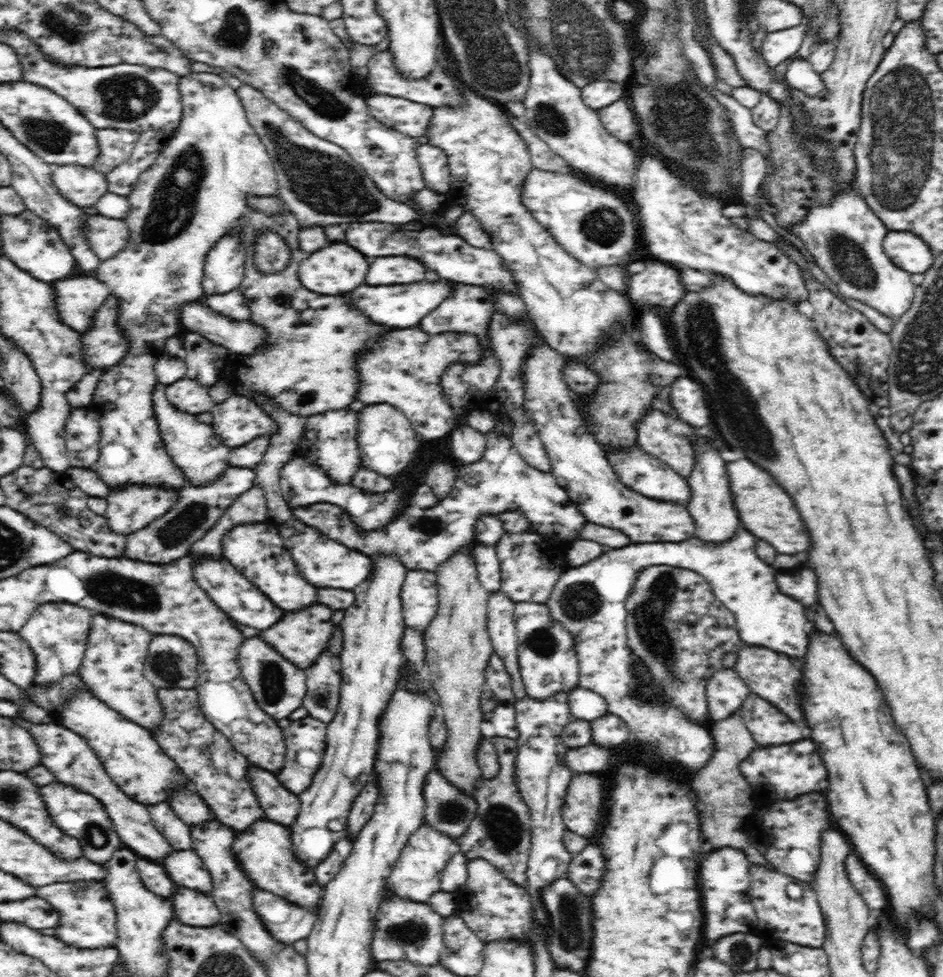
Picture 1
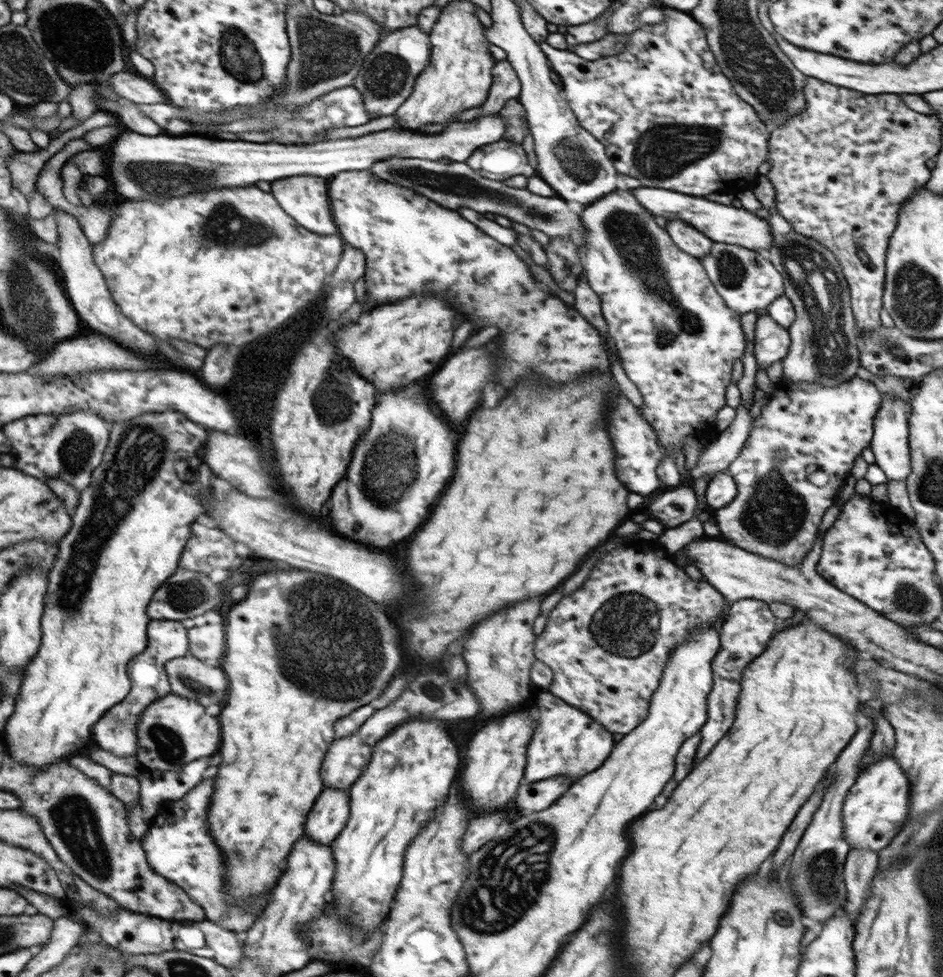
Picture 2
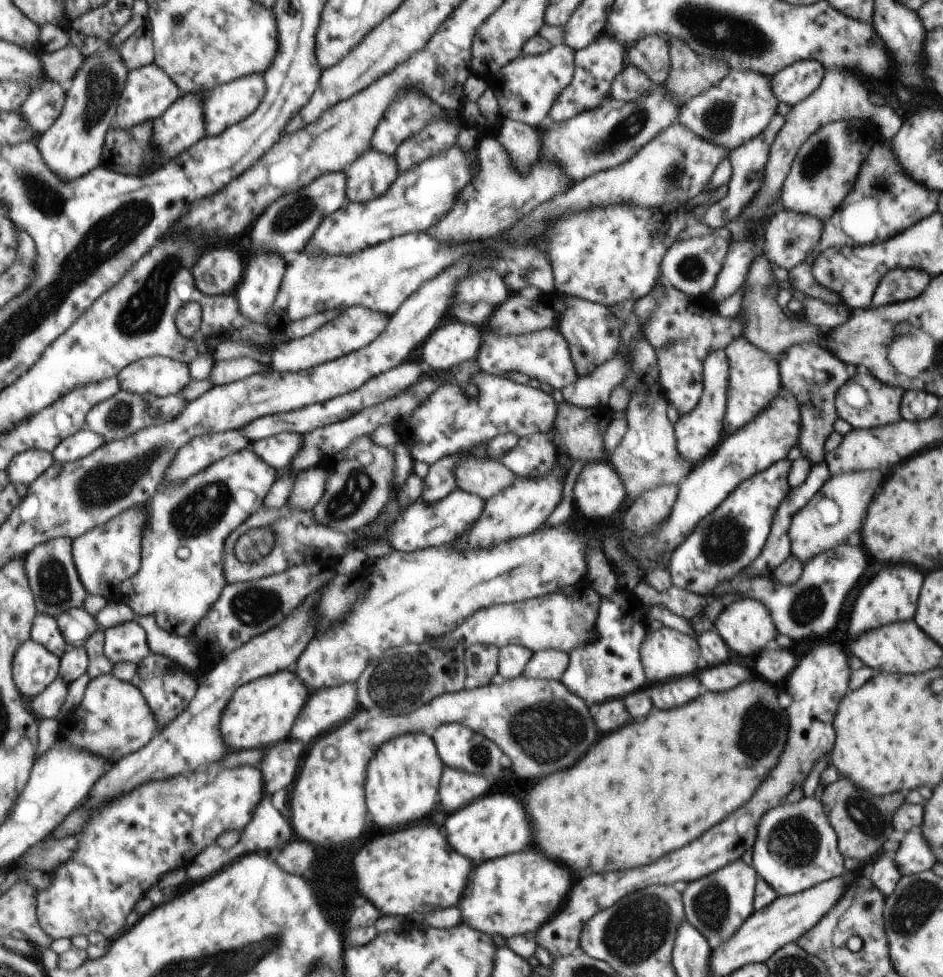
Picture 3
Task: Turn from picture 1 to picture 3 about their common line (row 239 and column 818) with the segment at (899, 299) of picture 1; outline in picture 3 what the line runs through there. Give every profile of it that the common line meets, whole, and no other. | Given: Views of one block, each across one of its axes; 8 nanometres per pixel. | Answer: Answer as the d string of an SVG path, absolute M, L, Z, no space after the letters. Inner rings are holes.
M810 796L768 810L760 818L752 854L757 874L782 896L804 892L846 872L845 857L838 850L838 834L824 812L824 805Z

